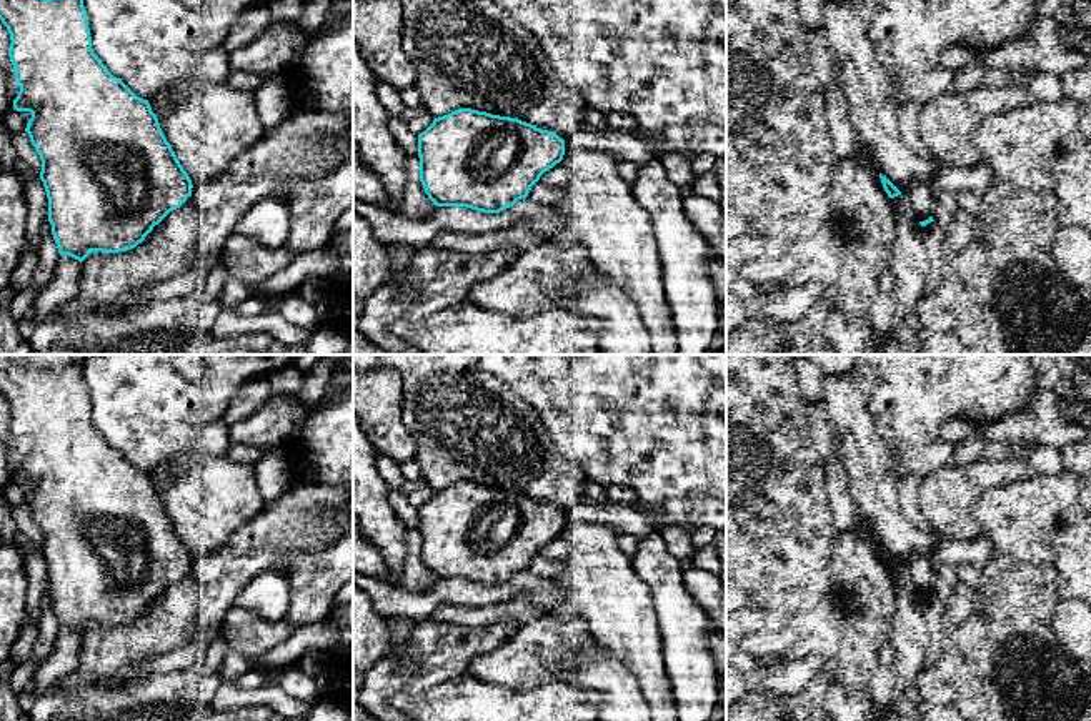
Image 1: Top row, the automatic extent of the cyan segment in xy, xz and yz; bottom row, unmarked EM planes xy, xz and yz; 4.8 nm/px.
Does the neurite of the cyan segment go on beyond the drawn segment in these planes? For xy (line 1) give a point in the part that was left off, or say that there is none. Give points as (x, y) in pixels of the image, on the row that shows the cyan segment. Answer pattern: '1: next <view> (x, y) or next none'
1: next none

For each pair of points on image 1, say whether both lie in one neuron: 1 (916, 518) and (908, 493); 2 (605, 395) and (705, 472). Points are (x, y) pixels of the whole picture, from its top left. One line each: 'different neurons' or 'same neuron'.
1: same neuron
2: same neuron

